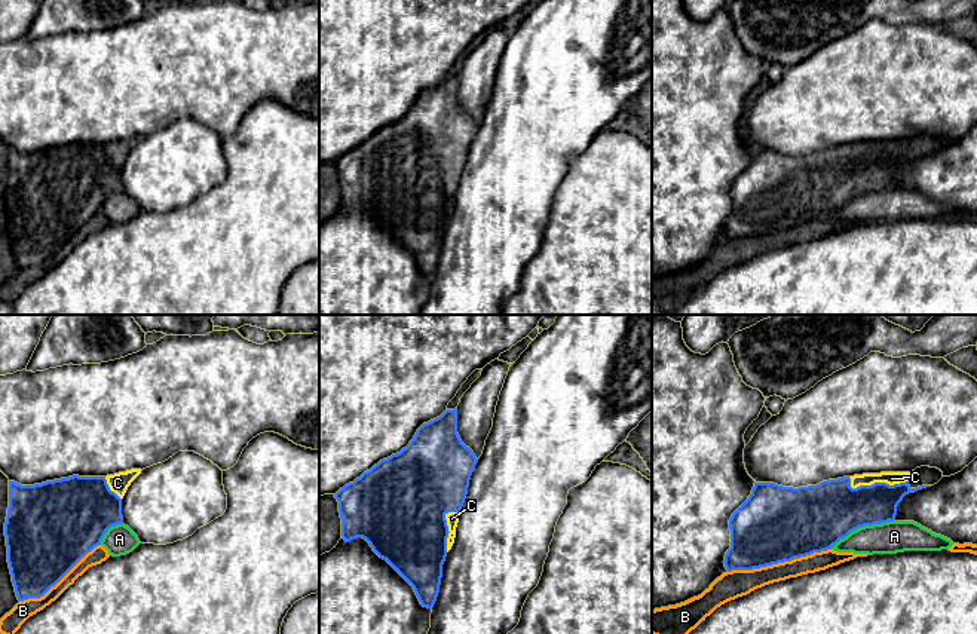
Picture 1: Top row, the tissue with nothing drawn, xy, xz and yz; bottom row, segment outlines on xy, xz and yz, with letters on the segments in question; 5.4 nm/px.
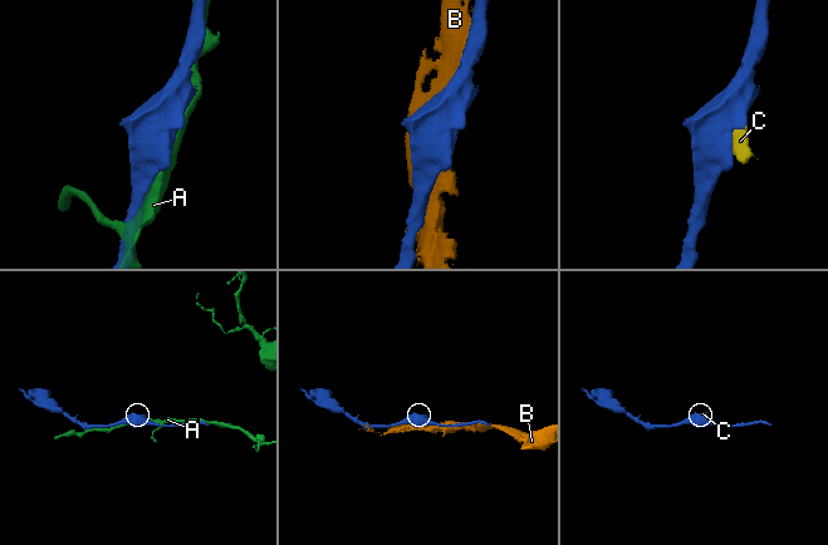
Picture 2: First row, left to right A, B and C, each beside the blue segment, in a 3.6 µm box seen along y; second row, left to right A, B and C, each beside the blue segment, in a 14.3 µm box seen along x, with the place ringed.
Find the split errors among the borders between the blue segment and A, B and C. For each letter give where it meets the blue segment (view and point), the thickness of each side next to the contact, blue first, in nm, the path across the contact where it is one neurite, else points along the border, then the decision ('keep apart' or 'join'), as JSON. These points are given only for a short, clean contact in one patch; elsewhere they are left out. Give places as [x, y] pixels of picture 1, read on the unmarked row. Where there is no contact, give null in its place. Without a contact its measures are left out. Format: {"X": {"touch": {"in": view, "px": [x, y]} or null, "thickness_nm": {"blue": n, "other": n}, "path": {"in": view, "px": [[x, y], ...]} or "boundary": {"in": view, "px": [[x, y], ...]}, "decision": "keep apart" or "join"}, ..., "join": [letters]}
{"A": {"touch": {"in": "yz", "px": [860, 193]}, "thickness_nm": {"blue": 360, "other": 180}, "decision": "keep apart"}, "B": {"touch": {"in": "yz", "px": [778, 229]}, "thickness_nm": {"blue": 420, "other": 140}, "decision": "keep apart"}, "C": {"touch": {"in": "yz", "px": [875, 150]}, "thickness_nm": {"blue": 280, "other": 70}, "path": {"in": "yz", "px": [[836, 175], [855, 170], [875, 150], [887, 150], [891, 146]]}, "decision": "join"}, "join": ["C"]}

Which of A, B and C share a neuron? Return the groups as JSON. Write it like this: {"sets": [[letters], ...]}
{"sets": [["A"], ["B"], ["C"]]}

